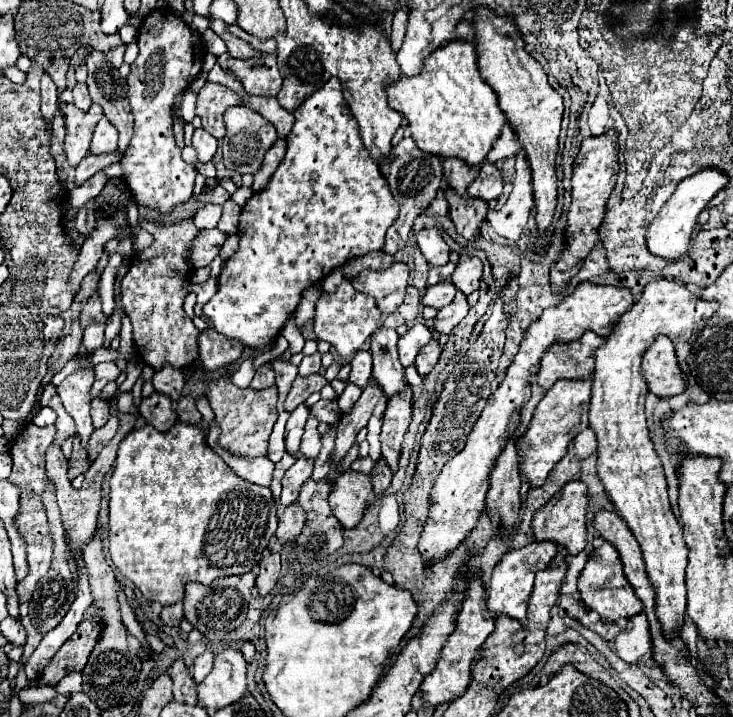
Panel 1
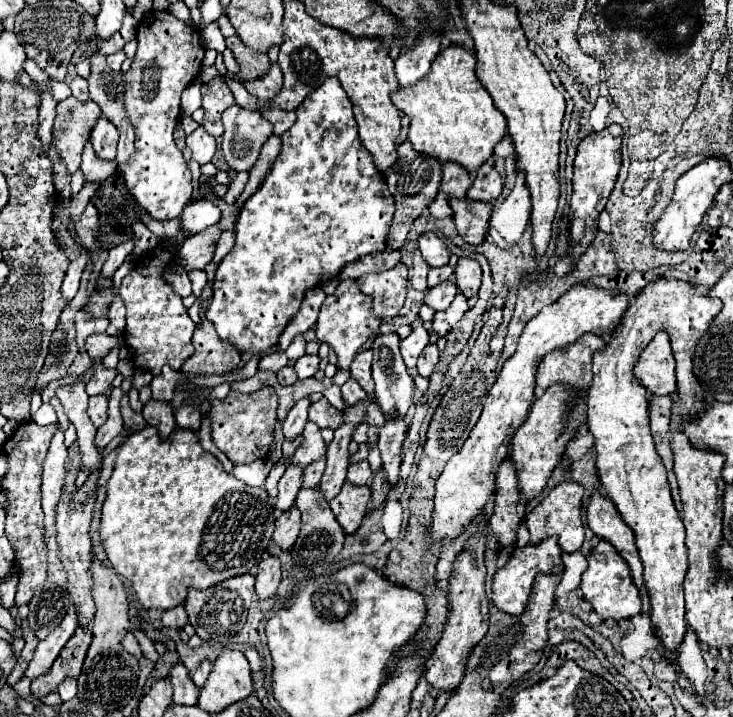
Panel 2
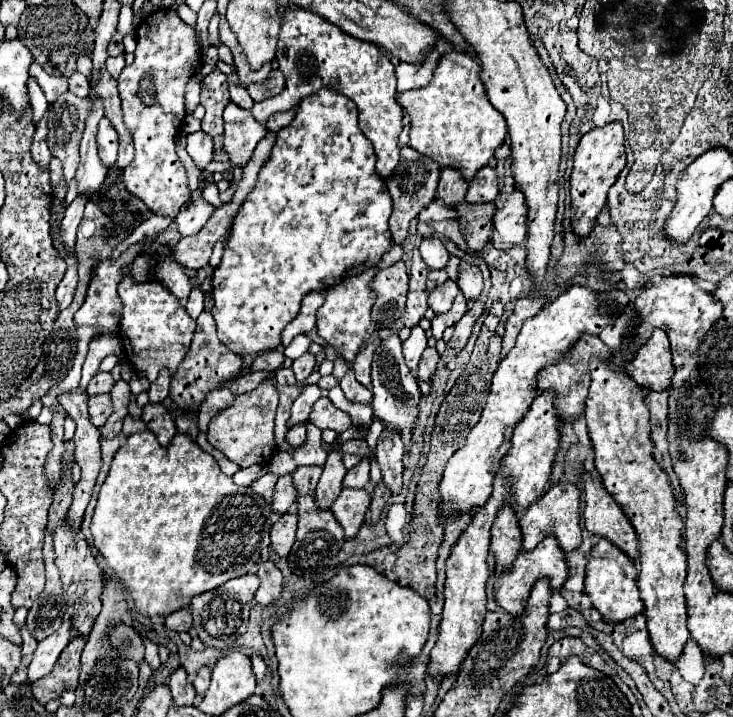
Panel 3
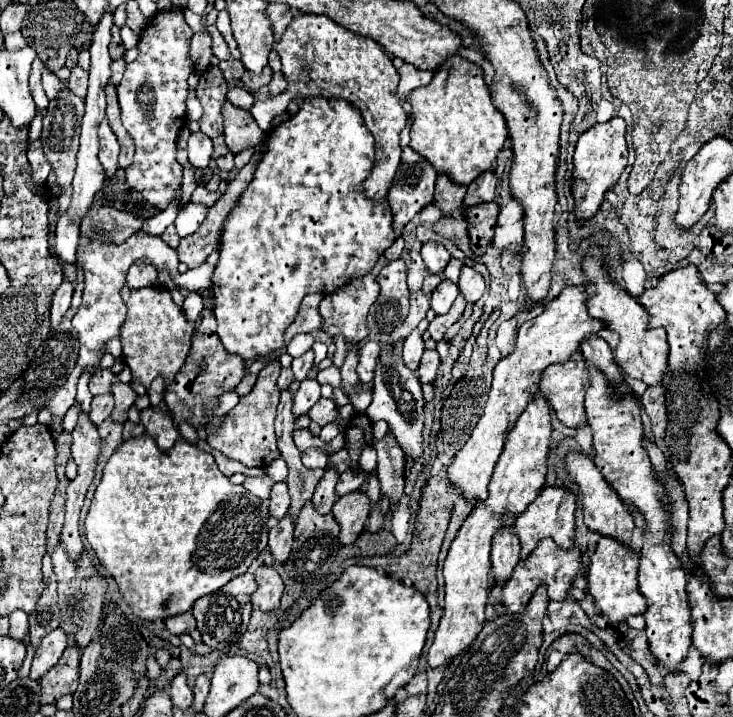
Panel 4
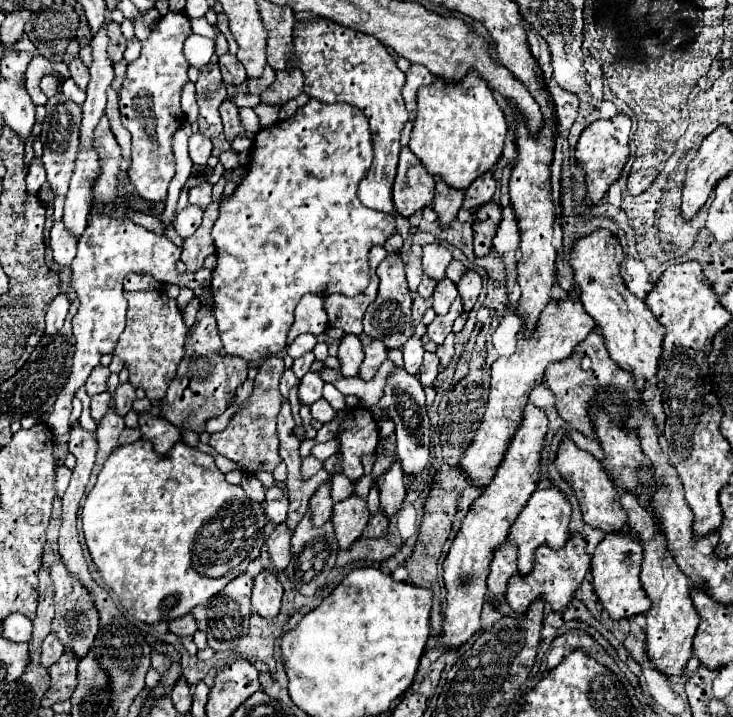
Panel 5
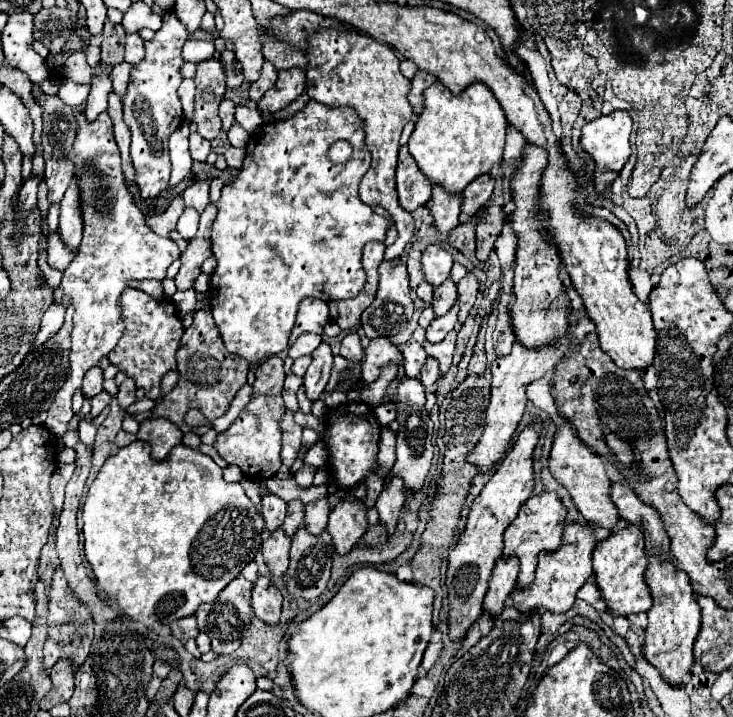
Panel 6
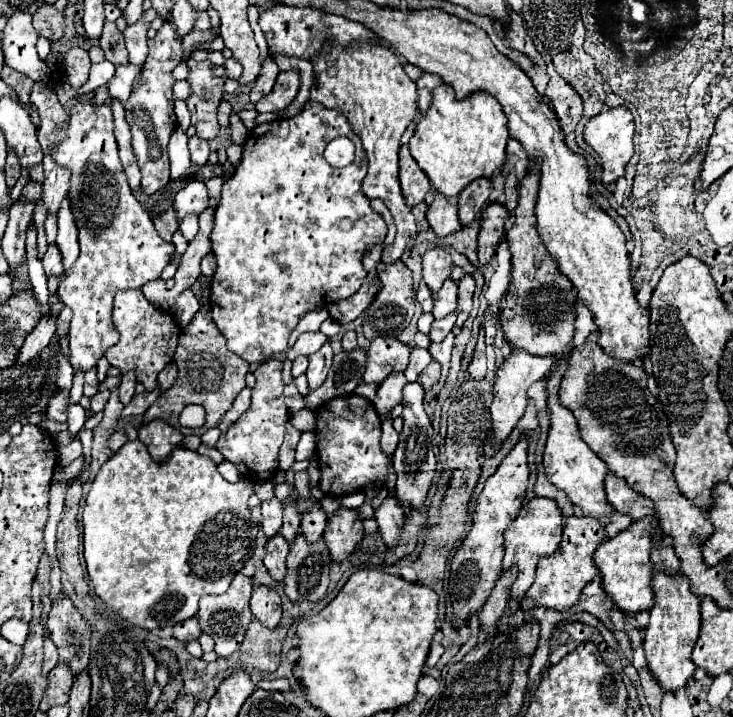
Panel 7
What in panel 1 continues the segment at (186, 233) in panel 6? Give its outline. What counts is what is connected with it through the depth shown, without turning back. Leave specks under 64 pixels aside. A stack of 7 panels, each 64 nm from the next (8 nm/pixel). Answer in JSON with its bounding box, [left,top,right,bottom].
[192,204,222,230]

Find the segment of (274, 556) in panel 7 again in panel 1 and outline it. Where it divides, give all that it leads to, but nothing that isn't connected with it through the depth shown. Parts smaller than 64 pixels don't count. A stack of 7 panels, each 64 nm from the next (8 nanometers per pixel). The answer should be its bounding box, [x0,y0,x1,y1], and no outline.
[276,502,306,542]

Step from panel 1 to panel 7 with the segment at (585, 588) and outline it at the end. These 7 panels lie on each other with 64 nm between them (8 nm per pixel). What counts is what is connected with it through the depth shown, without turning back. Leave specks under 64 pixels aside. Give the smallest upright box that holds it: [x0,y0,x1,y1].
[594,518,662,614]

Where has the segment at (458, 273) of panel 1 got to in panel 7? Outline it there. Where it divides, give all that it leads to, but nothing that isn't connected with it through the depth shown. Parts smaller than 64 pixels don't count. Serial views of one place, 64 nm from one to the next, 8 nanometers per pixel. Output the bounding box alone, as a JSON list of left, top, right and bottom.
[456,274,476,328]

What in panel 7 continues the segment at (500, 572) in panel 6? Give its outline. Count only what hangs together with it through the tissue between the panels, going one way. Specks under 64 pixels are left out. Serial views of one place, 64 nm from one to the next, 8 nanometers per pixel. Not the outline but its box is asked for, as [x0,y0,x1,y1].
[480,566,518,636]

